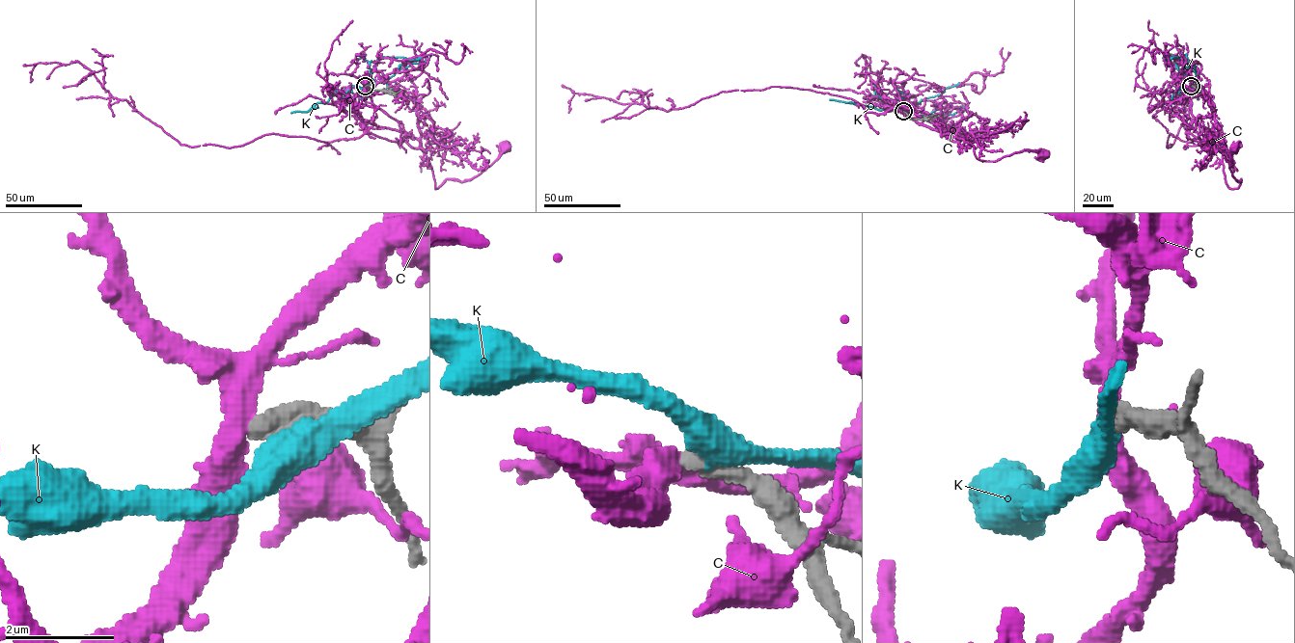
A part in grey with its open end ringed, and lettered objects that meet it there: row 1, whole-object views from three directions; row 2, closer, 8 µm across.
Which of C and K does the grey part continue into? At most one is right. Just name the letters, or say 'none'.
none

